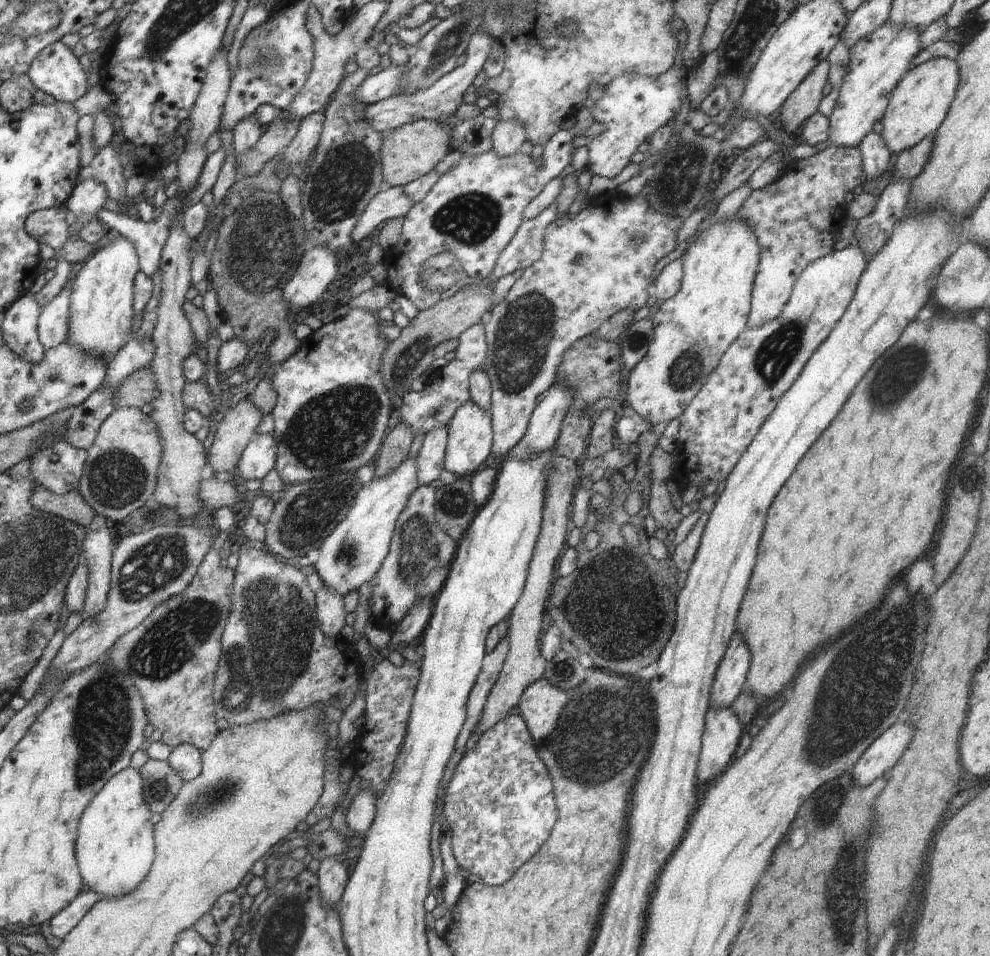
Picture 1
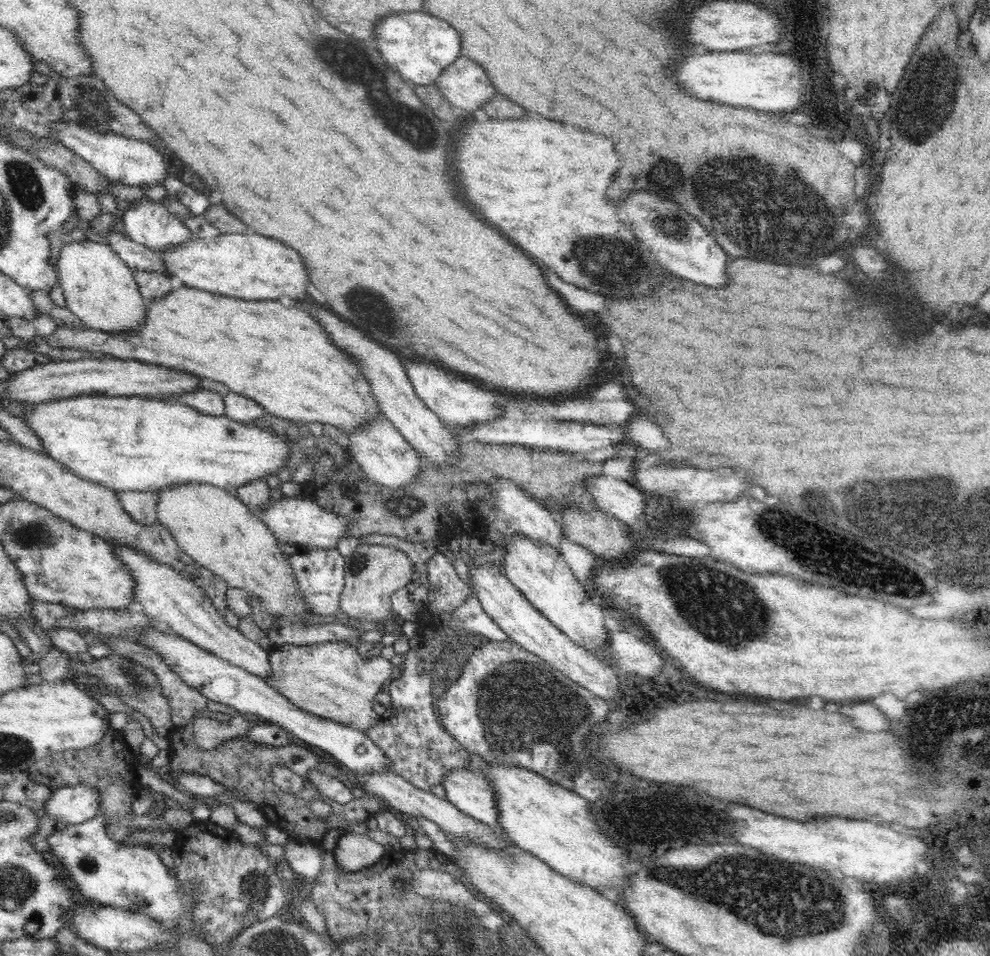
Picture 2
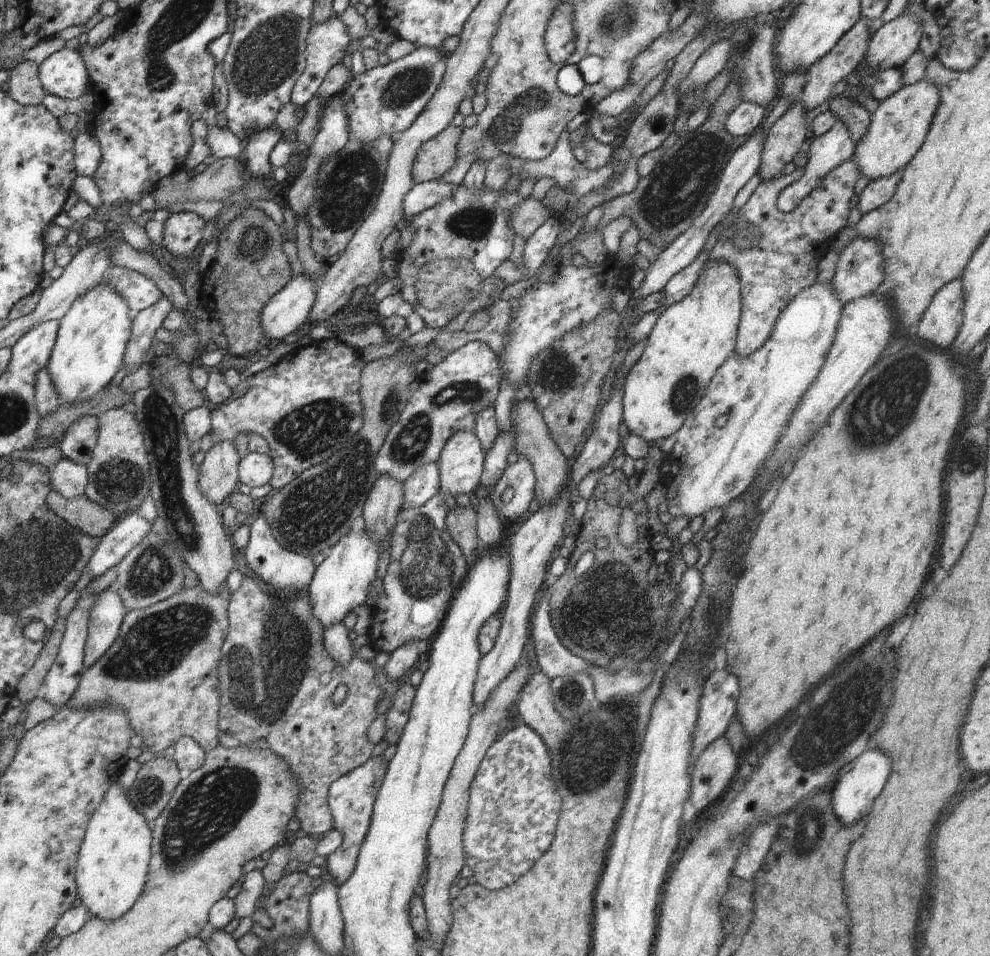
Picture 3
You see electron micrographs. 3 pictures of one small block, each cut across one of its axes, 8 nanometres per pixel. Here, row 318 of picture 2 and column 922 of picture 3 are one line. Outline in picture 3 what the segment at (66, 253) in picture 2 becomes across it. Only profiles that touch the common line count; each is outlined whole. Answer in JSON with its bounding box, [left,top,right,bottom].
[853,78,939,181]

